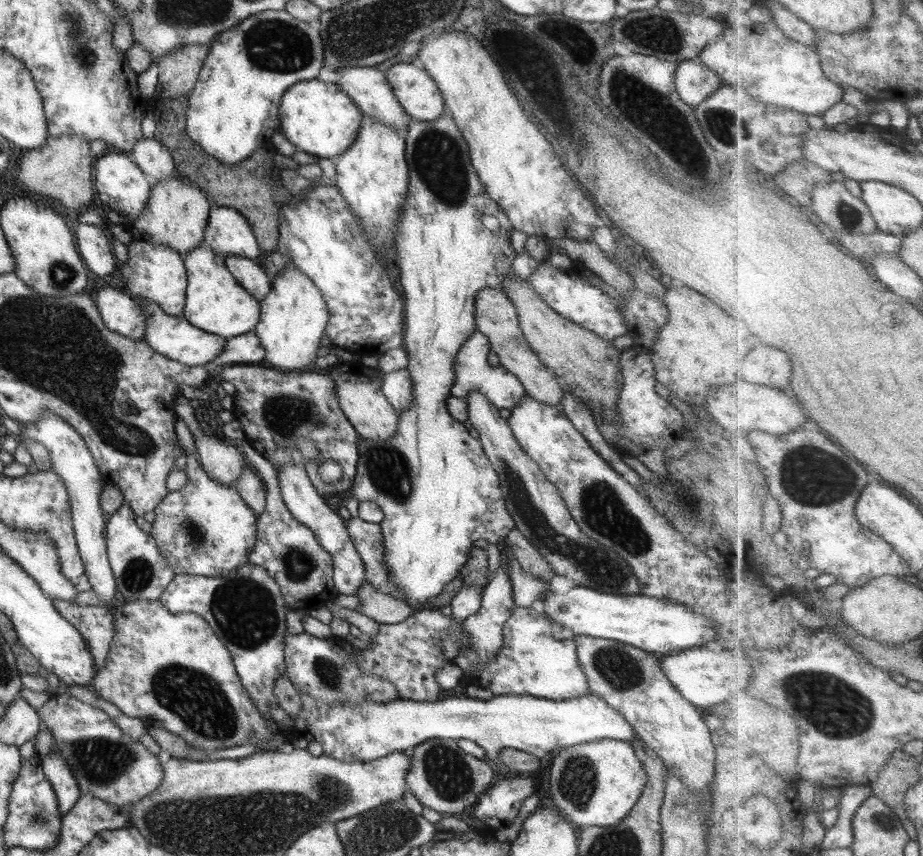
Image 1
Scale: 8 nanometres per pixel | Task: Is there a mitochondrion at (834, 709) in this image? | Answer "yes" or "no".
yes

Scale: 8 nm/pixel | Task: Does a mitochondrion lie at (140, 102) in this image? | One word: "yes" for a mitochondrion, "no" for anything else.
no

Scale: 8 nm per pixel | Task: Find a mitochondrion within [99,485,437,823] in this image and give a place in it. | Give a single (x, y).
(197, 700)

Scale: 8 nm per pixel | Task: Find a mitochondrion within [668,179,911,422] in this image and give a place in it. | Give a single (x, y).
(851, 215)

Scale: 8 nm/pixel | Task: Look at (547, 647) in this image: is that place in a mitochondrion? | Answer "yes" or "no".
no

